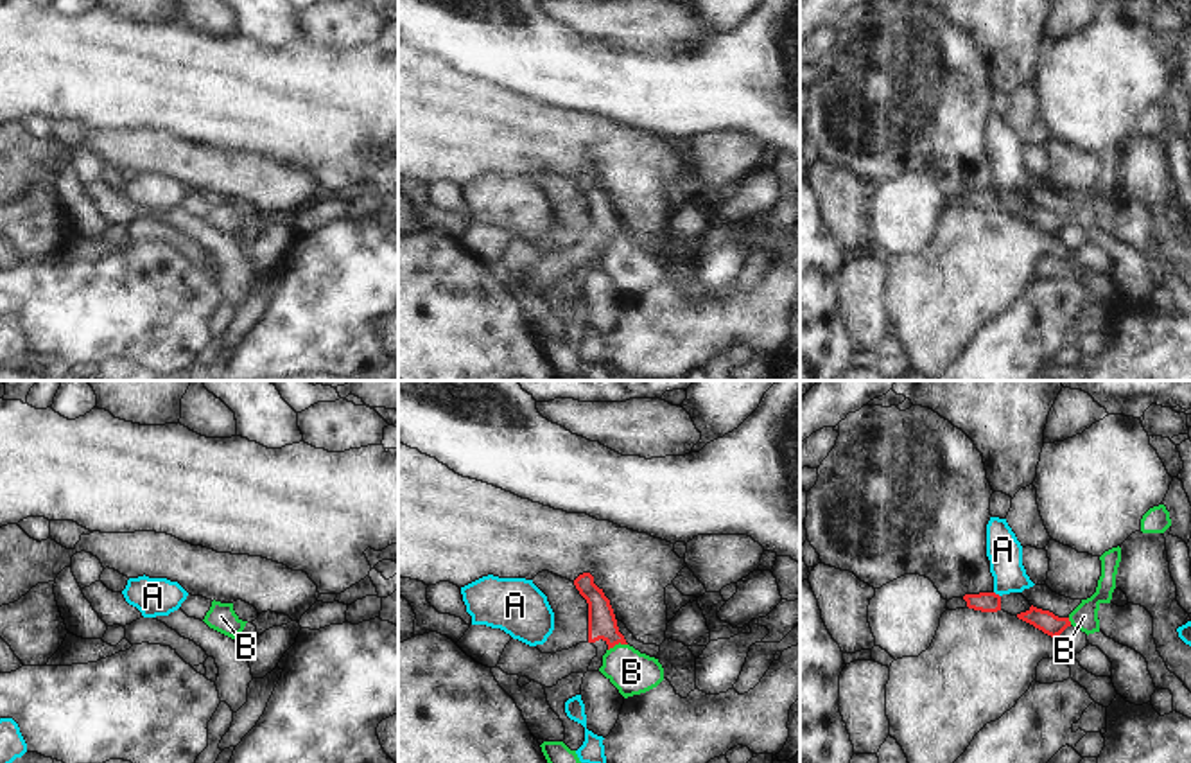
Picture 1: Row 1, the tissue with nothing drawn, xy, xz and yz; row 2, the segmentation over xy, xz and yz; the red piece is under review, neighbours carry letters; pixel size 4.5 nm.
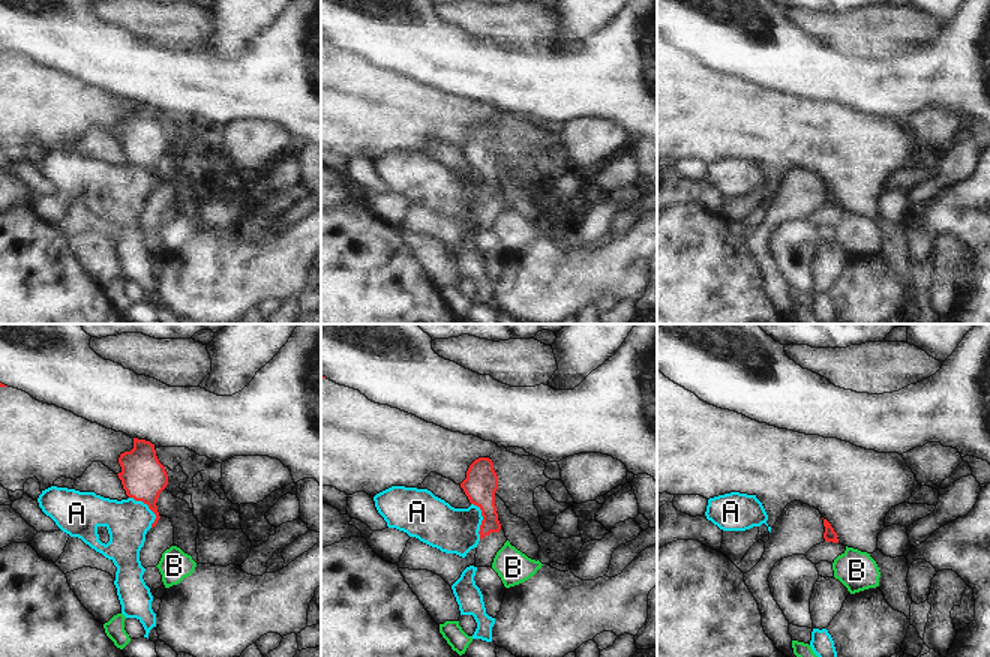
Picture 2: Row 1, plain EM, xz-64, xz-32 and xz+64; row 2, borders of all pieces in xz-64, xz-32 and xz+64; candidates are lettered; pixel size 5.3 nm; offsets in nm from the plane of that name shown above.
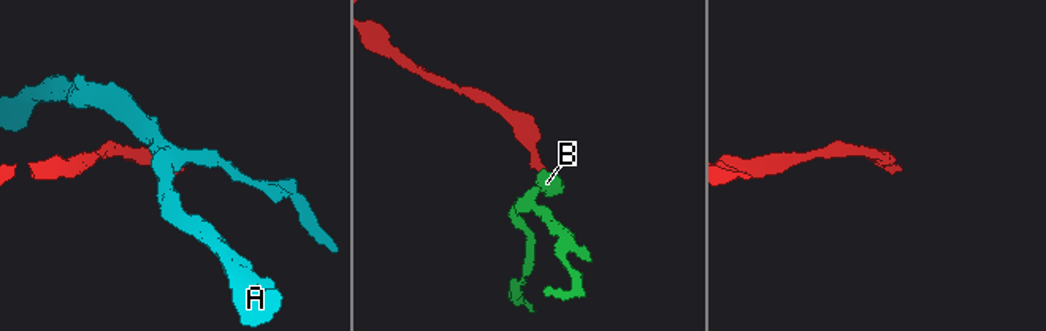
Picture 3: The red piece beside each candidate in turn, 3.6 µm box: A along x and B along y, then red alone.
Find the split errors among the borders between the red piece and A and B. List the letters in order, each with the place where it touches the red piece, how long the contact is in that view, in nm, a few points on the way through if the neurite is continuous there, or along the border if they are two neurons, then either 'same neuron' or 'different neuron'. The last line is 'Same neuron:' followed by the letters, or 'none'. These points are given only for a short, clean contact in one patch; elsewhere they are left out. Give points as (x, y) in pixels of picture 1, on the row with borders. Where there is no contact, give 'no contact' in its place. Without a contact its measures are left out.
A: meets red in yz at (998, 595); contact 40 nm long; border along yz (994, 591), (999, 596); different neuron
B: meets red in xz at (617, 643); contact 90 nm long; runs through xz (601, 620), (617, 643), (619, 657), (632, 672); same neuron
Same neuron: B

